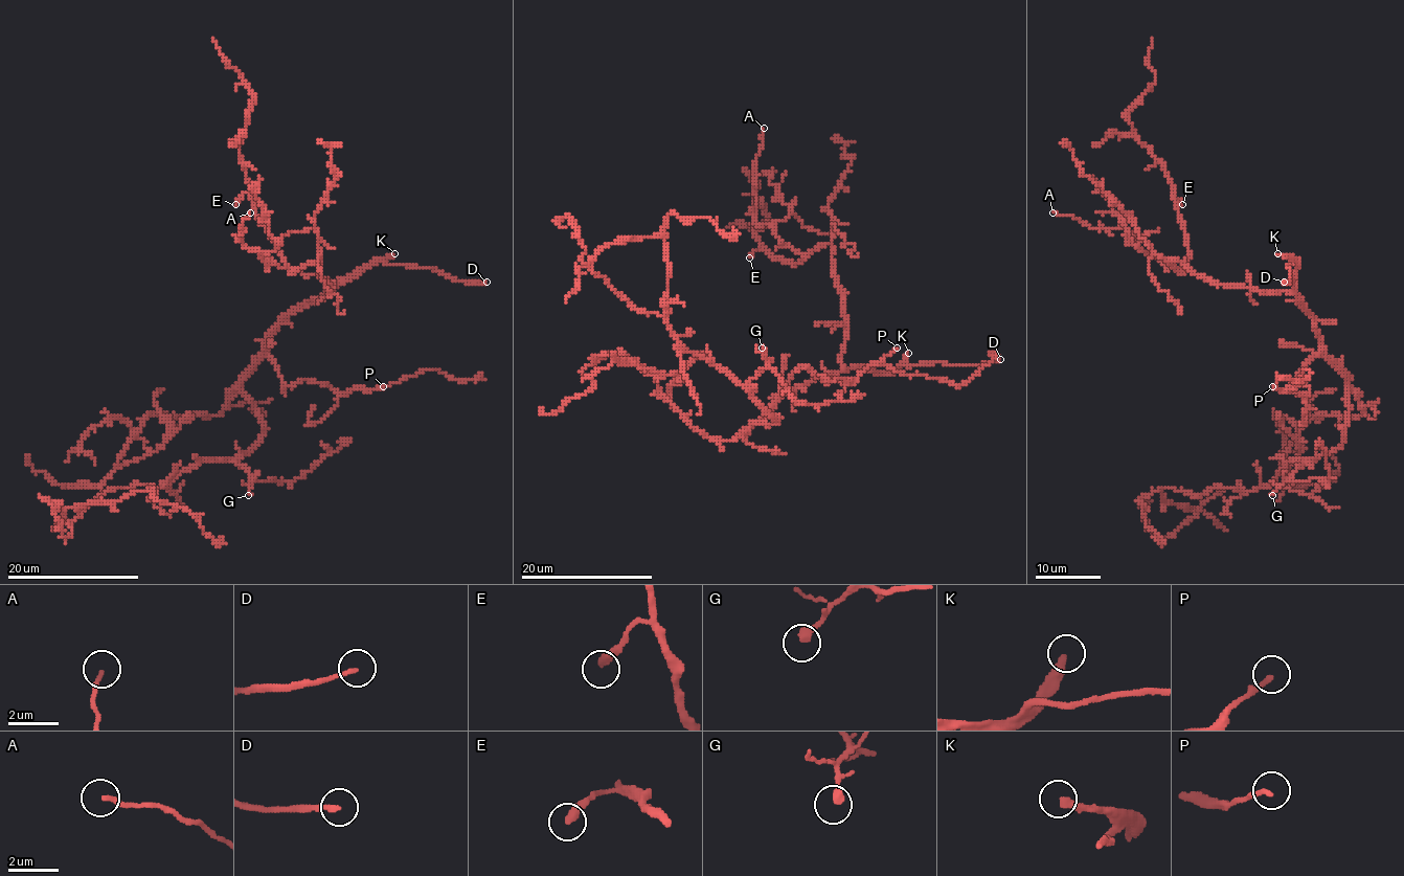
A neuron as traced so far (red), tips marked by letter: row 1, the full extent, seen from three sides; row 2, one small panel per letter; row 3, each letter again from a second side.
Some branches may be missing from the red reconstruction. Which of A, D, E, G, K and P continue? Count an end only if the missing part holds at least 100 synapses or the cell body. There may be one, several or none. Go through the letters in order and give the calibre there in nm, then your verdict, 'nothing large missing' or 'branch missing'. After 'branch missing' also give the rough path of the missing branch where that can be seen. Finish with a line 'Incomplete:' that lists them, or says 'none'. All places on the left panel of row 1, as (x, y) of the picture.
A: 180 nm | nothing large missing
D: 160 nm | branch missing
E: 320 nm | nothing large missing
G: 340 nm | nothing large missing
K: 320 nm | branch missing
P: 200 nm | nothing large missing
Incomplete: D, K

